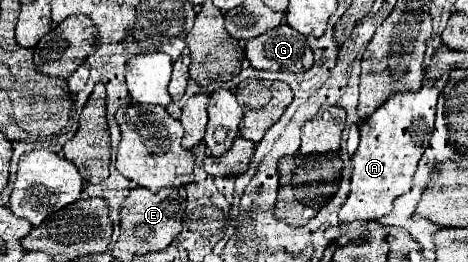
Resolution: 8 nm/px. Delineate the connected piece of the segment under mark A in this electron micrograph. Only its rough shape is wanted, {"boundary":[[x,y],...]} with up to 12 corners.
{"boundary":[[437,87],[361,123],[343,223],[383,217],[429,147]]}

